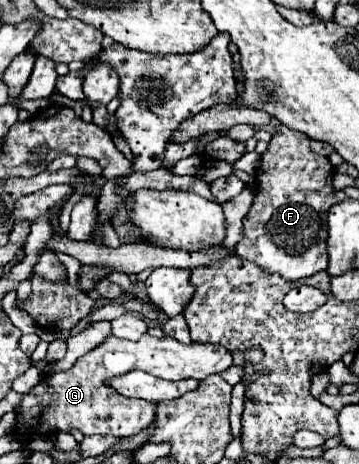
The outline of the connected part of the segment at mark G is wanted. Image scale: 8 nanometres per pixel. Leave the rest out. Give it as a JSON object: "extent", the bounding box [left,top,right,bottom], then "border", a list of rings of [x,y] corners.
{"extent":[16,333,232,439],"border":[[[148,333],[142,335],[140,341],[116,339],[112,335],[94,351],[80,357],[72,369],[56,375],[46,375],[32,391],[24,393],[24,401],[16,419],[16,429],[20,431],[22,439],[26,439],[28,433],[36,435],[48,435],[58,431],[68,433],[72,427],[80,429],[84,435],[132,437],[152,423],[154,419],[152,411],[144,411],[144,415],[116,415],[116,411],[128,409],[134,403],[130,399],[120,397],[112,387],[104,385],[106,379],[138,369],[170,381],[181,379],[202,381],[212,373],[226,371],[228,367],[232,367],[232,355],[220,345],[208,345],[208,343],[184,345],[172,337],[158,339]]]}

